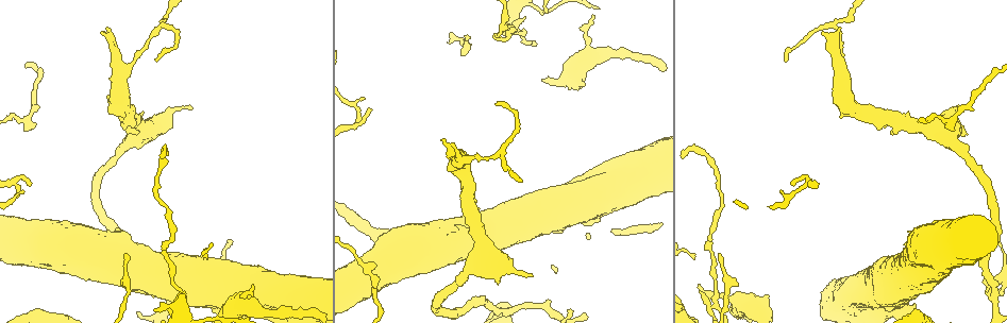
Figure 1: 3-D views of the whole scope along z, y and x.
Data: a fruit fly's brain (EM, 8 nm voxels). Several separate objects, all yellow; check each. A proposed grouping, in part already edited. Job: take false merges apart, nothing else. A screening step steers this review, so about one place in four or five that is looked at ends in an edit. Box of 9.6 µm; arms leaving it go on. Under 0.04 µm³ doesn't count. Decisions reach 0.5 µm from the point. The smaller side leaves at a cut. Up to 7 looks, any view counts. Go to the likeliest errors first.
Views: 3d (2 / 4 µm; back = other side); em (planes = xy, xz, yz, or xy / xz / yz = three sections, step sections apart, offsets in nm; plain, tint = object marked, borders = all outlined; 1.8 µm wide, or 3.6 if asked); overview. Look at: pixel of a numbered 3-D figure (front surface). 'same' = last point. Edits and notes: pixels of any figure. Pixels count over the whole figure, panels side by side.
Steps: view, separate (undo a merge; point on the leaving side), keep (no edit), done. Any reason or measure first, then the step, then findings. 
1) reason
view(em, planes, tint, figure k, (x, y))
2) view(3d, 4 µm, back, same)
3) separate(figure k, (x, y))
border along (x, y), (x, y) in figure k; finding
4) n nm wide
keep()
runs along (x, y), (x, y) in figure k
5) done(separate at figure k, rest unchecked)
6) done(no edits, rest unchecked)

view(3d, 4 µm, figure 1, (715, 304))

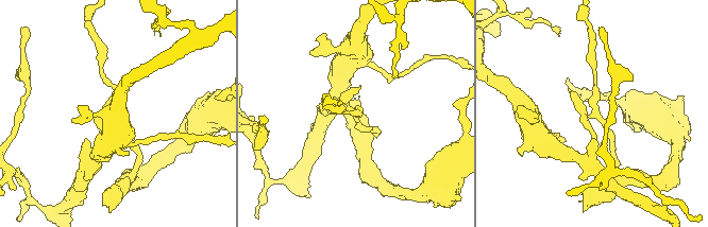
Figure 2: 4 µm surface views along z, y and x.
view(em, planes, tint, figure 2, (591, 113))

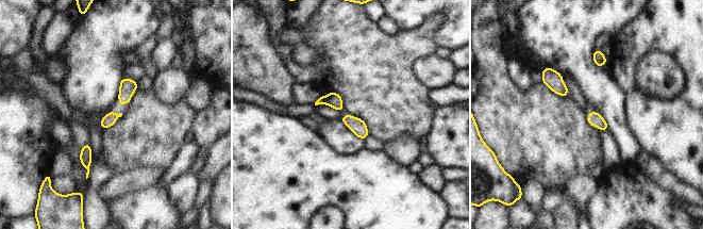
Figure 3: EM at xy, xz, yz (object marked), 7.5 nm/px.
separate(figure 3, (332, 99))
border along (324, 97), (325, 102) in figure 3; a second cell is stuck on

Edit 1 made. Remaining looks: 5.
see it whole again
view(overview)

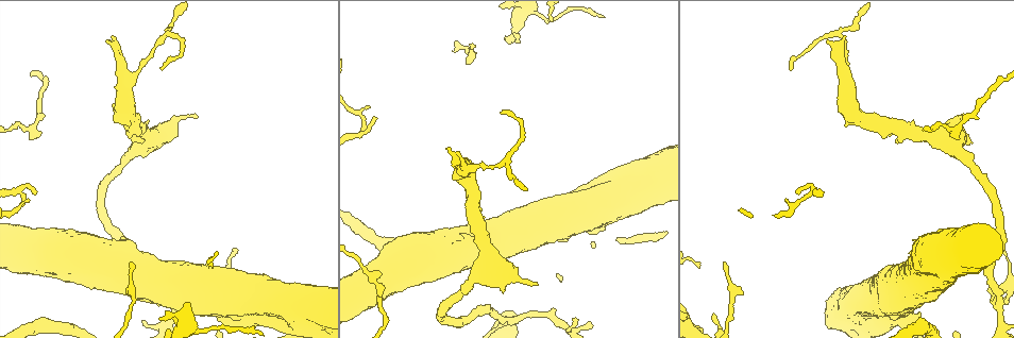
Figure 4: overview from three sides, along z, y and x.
sharp bend
view(em, 3.6 µm, planes, tint, figure 4, (517, 320))

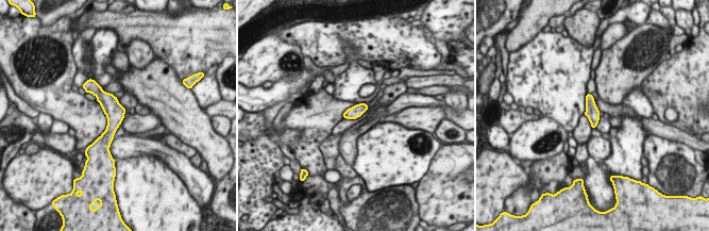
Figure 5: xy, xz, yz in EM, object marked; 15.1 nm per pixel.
keep()
runs along (99, 91), (112, 108), (107, 142) in figure 5; continuous, no second cell

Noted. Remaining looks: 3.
arms part here
view(em, 3.6 µm, xy, step 4, tint, figure 4, (940, 138))

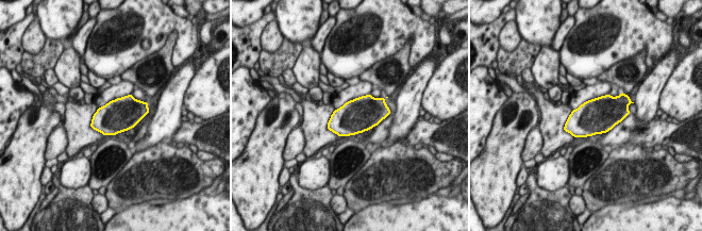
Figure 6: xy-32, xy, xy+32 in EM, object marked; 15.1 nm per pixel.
view(em, 3.6 µm, planes, borders, same)

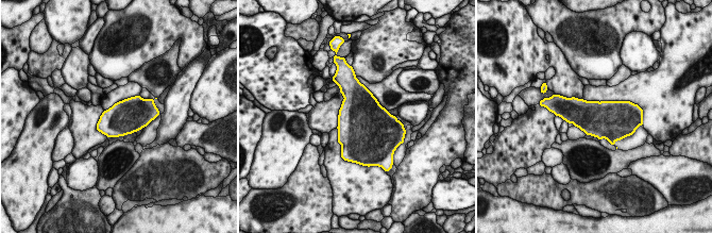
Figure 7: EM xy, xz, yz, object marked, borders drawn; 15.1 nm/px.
keep()
all the same cell

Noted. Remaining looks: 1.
done(separate at figure 3, rest unchecked)

